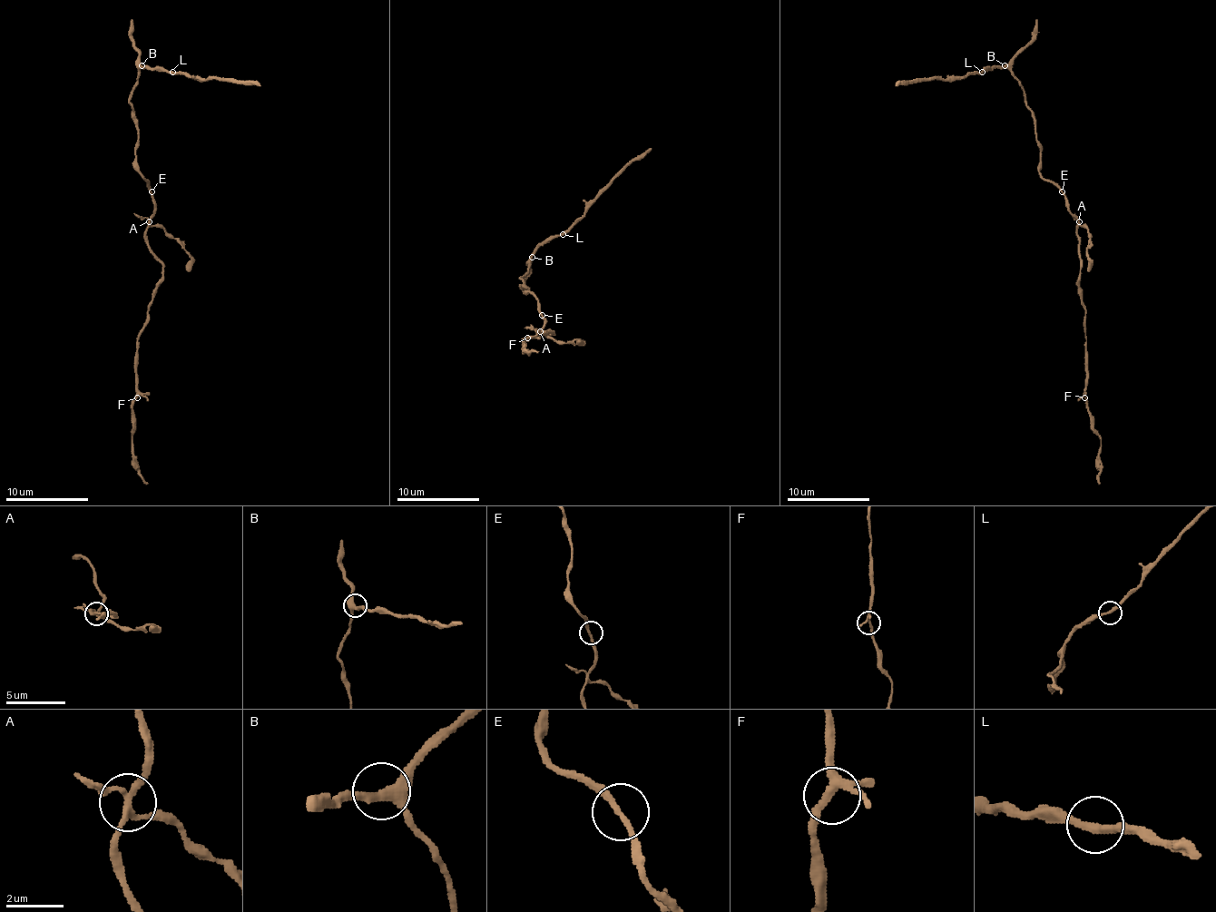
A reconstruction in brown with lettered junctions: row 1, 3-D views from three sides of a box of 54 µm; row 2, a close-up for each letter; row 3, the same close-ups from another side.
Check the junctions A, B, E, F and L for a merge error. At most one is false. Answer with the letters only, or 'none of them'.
A

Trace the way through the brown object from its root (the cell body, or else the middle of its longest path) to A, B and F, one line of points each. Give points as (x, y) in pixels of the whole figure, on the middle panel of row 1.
A: (540, 312), (544, 317), (540, 331)
B: (540, 312), (536, 299), (525, 292), (527, 288), (519, 279), (527, 271), (532, 257)
F: (540, 312), (544, 317), (544, 325), (538, 331), (536, 329), (553, 333), (546, 331), (540, 338), (527, 338)

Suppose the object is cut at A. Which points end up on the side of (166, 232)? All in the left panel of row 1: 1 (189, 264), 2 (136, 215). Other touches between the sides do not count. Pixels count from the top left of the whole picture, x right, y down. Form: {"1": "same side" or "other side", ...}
{"1": "same side", "2": "same side"}

